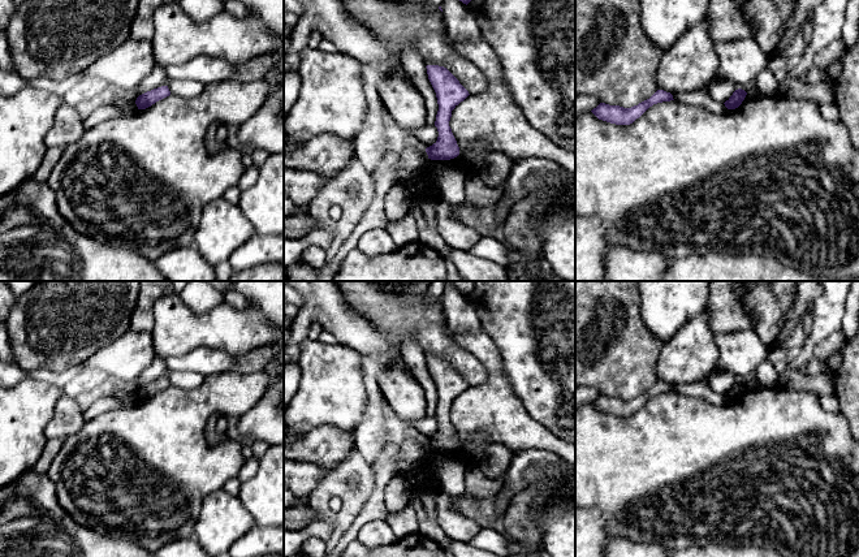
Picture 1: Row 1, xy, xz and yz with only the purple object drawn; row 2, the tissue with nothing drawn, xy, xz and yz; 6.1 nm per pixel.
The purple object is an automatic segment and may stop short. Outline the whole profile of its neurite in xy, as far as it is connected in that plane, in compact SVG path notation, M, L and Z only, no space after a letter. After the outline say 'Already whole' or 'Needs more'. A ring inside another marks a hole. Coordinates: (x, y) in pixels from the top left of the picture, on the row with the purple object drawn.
M161 86L161 87L154 88L151 91L147 91L147 92L139 95L135 100L135 104L137 104L138 109L146 109L146 108L151 107L152 104L155 104L156 102L159 102L169 95L170 95L170 91L169 91L168 86Z. Already whole

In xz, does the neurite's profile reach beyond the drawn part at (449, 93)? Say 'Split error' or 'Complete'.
Complete

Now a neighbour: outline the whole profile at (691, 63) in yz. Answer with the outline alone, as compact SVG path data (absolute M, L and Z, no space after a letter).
M703 18L665 51L657 66L657 88L670 94L705 88L718 66L715 47Z

